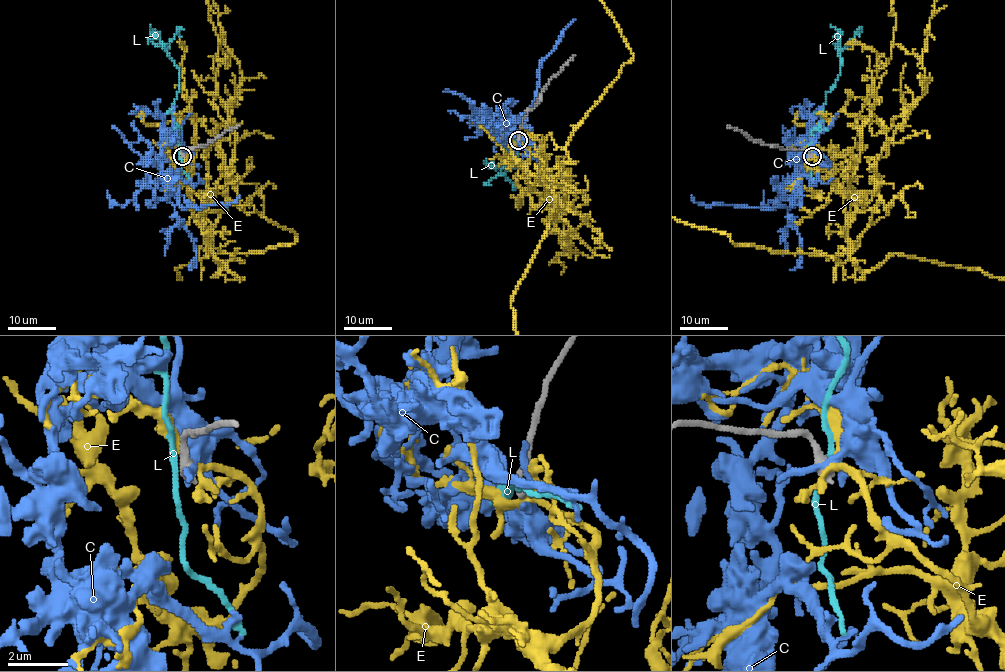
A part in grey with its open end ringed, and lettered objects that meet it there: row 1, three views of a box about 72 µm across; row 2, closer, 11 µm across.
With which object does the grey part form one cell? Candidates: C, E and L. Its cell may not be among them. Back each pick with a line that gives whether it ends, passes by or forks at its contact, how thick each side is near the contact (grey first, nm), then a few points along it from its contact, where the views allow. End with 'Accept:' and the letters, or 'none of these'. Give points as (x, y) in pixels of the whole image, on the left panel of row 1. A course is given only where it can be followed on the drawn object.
Accept: none of these

